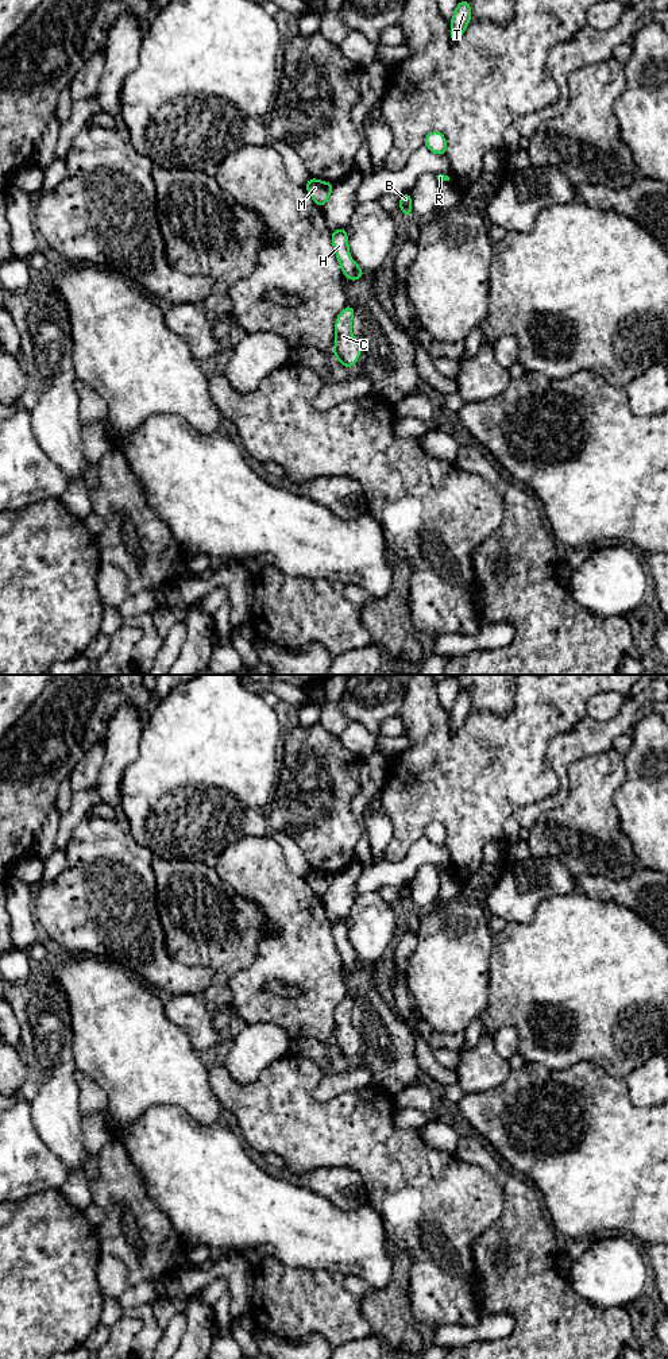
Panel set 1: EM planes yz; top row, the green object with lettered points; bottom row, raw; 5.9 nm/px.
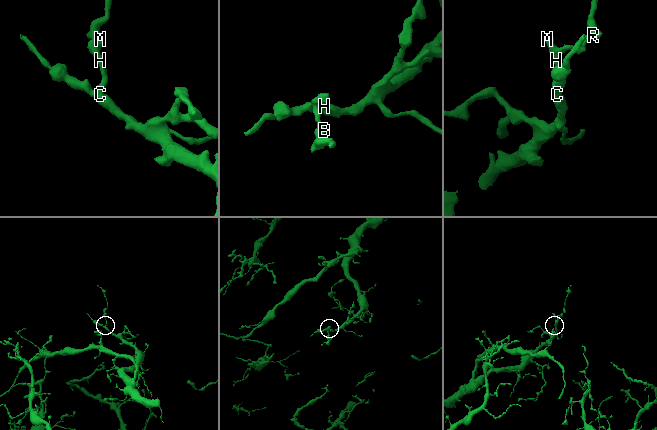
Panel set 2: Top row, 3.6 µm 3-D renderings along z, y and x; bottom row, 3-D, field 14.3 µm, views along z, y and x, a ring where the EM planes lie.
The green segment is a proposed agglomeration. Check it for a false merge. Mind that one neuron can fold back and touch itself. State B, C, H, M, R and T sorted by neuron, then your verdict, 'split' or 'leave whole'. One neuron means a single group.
B C H M R T | leave whole

